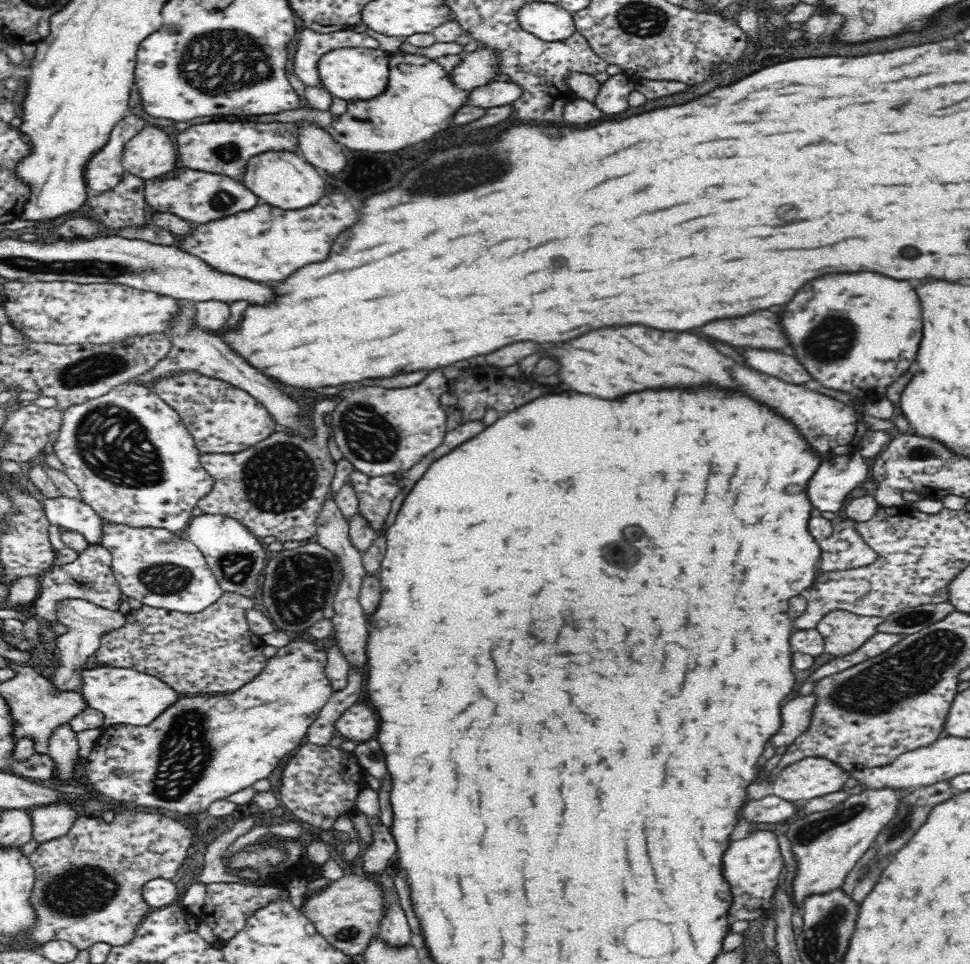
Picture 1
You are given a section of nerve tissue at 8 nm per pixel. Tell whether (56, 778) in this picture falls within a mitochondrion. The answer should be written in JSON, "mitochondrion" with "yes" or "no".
{"mitochondrion":"no"}

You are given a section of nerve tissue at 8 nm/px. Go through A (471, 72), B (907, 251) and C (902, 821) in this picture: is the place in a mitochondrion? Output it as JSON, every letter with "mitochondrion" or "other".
{"A":"other","B":"mitochondrion","C":"mitochondrion"}

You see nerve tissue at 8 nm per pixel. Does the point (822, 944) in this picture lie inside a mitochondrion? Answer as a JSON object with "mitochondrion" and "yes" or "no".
{"mitochondrion":"yes"}

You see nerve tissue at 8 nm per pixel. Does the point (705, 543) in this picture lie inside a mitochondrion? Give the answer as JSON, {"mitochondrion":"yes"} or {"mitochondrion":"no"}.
{"mitochondrion":"no"}

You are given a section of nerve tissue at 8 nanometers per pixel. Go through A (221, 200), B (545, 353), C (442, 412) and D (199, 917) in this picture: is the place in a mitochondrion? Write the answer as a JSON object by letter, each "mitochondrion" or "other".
{"A":"mitochondrion","B":"other","C":"other","D":"other"}

